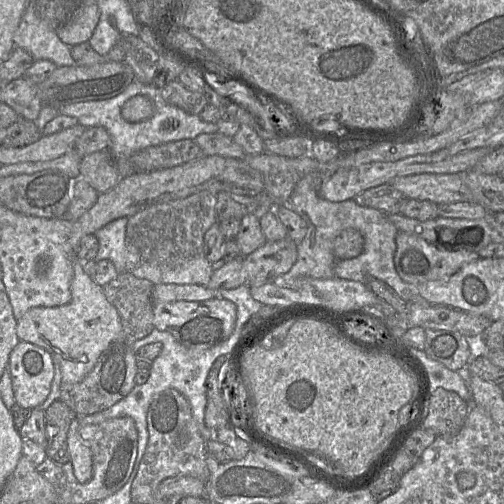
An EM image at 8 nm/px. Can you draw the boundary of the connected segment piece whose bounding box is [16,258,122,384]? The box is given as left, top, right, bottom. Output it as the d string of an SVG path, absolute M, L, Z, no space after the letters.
M78 258L73 264L70 289L69 303L56 307L31 308L16 324L16 333L21 341L45 349L52 355L52 359L58 360L62 382L66 384L83 380L122 330L118 311L107 300L103 287L83 271L82 261Z

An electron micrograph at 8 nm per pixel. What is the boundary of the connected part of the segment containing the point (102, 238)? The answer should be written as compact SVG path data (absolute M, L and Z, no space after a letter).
M128 217L117 218L95 232L99 250L95 260L111 261L118 273L126 272L127 251L125 246Z

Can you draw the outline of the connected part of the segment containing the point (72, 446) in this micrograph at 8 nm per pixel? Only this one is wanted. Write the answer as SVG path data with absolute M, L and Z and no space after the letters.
M79 417L70 424L67 433L67 444L74 475L80 484L87 483L92 478L93 463L90 448L85 444L79 433Z

